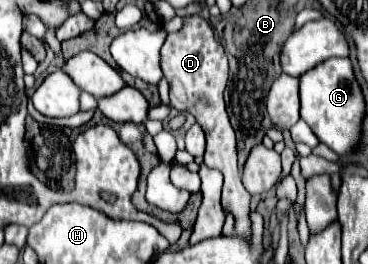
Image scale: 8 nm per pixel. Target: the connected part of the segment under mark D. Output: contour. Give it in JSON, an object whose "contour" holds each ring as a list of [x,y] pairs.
{"contour":[[[185,16],[185,24],[179,32],[169,34],[163,48],[161,48],[161,68],[169,82],[169,98],[171,108],[177,112],[193,114],[195,120],[203,126],[203,132],[207,136],[207,150],[205,150],[205,164],[211,168],[217,168],[223,172],[223,192],[221,192],[221,206],[227,214],[233,214],[235,226],[233,234],[241,238],[251,238],[251,194],[245,190],[241,182],[241,174],[237,168],[237,144],[235,144],[235,132],[229,122],[225,102],[223,102],[223,90],[227,84],[227,56],[223,46],[215,40],[213,28],[207,20],[201,16]]]}

